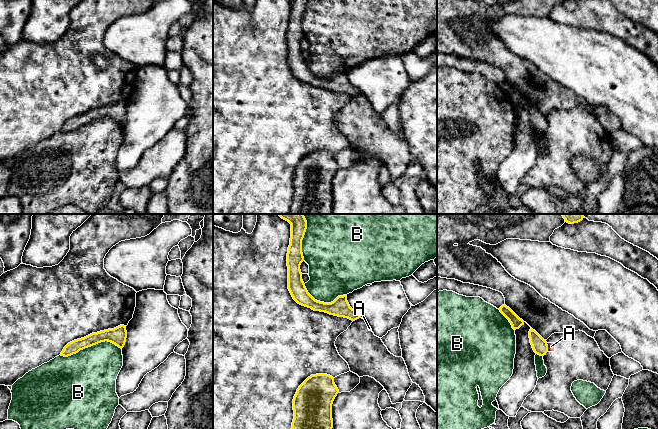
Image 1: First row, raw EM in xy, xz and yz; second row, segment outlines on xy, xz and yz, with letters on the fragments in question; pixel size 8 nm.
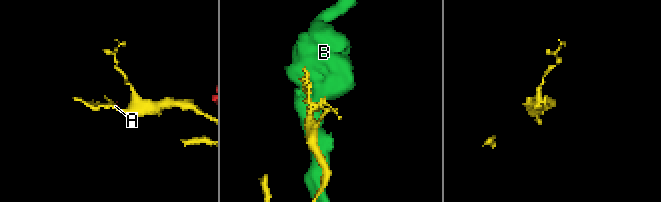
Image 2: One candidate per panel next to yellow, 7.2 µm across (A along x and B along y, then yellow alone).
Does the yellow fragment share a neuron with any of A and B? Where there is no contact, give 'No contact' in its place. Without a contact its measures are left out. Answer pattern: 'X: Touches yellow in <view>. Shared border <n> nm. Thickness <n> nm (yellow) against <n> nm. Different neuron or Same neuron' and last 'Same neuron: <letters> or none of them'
A: Touches yellow in yz. Shared border 70 nm. Thickness 120 nm (yellow) against 60 nm. Different neuron
B: Touches yellow in xy. Shared border 500 nm. Thickness 140 nm (yellow) against 440 nm. Different neuron
Same neuron: none of them

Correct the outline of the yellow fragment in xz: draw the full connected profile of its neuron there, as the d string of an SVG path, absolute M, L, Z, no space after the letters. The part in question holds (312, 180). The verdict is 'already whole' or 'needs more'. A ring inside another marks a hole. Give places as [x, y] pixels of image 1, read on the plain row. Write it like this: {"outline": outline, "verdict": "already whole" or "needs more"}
{"outline": "M316 150L308 153L293 175L294 195L289 214L332 214L332 180L338 169L332 152Z", "verdict": "already whole"}

